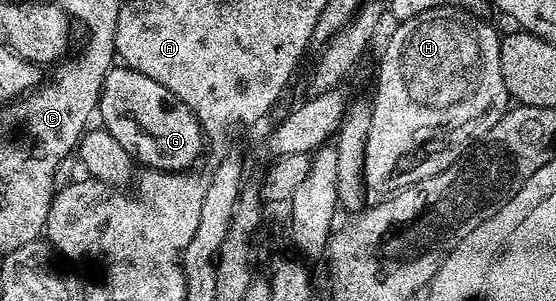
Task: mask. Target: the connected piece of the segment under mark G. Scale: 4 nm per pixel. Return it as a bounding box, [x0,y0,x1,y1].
[98,64,206,172]

